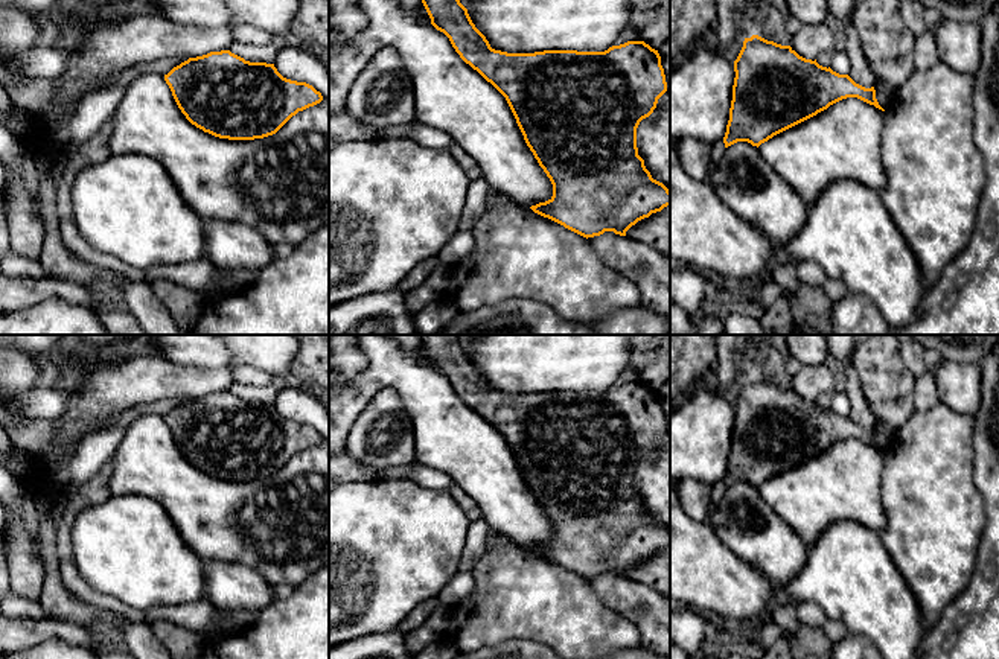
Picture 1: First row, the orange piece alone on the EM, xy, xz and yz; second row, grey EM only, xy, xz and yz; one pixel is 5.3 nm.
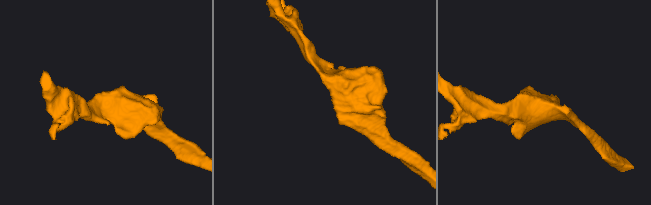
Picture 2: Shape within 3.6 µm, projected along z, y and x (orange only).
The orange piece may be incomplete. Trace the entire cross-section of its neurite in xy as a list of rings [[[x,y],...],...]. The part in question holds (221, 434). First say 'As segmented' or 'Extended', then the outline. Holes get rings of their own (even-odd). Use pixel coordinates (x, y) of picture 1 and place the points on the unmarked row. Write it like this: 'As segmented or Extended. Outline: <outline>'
As segmented. Outline: [[[230,391],[189,399],[164,415],[164,422],[192,466],[228,481],[273,476],[298,452],[323,441],[321,434],[312,426],[283,419],[274,405],[250,403]]]

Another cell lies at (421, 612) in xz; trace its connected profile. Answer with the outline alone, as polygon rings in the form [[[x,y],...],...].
[[[437,597],[429,598],[420,604],[417,604],[405,618],[404,621],[396,627],[402,633],[410,633],[420,627],[429,615],[439,607]]]

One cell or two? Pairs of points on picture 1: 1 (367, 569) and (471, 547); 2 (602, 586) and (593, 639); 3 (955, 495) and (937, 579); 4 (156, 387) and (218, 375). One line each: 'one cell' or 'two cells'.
1: two cells
2: two cells
3: one cell
4: one cell

